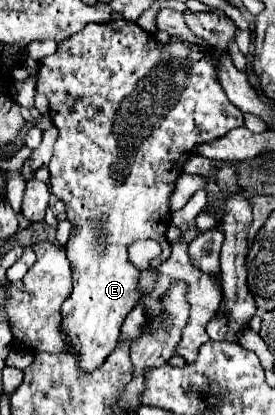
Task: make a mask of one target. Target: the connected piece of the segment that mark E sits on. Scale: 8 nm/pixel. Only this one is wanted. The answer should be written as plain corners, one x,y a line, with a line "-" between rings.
111,20
105,24
89,24
85,26
85,30
73,34
71,38
67,38
65,42
57,44
57,50
51,56
45,56
39,62
39,70
35,74
37,84
35,90
43,92
49,100
49,116
53,120
53,126
59,130
59,138
55,142
55,154
49,162
49,190
65,202
65,212
67,212
67,220
73,224
69,242
65,246
65,254
71,262
71,272
73,272
73,292
71,298
67,298
61,306
61,326
63,332
67,334
67,350
73,350
79,358
79,368
81,372
91,372
97,366
101,366
101,362
105,362
105,358
117,348
119,344
119,330
123,320
127,318
127,314
135,308
135,304
139,302
141,294
139,294
139,278
141,278
141,270
137,270
127,254
127,246
135,240
143,240
143,238
153,238
161,244
161,254
157,258
153,258
153,266
161,264
169,258
171,254
171,244
167,246
167,228
171,224
171,212
169,212
169,196
175,188
175,180
177,176
183,172
183,164
185,160
193,154
193,148
197,144
203,142
211,142
215,138
223,138
229,130
243,126
243,112
239,108
235,108
229,98
225,96
225,92
221,90
221,84
217,82
217,74
215,74
215,64
207,58
207,54
191,44
183,44
177,42
175,38
171,40
171,44
163,46
155,42
155,36
149,34
147,30
143,30
141,26
127,22
127,20

